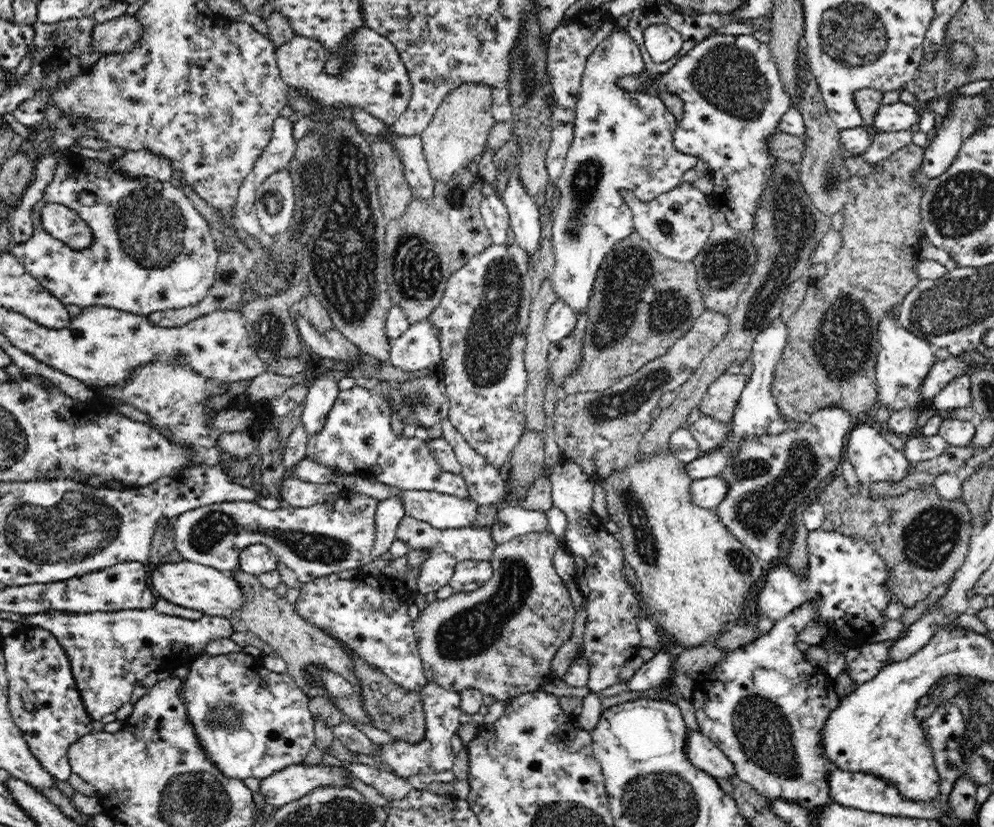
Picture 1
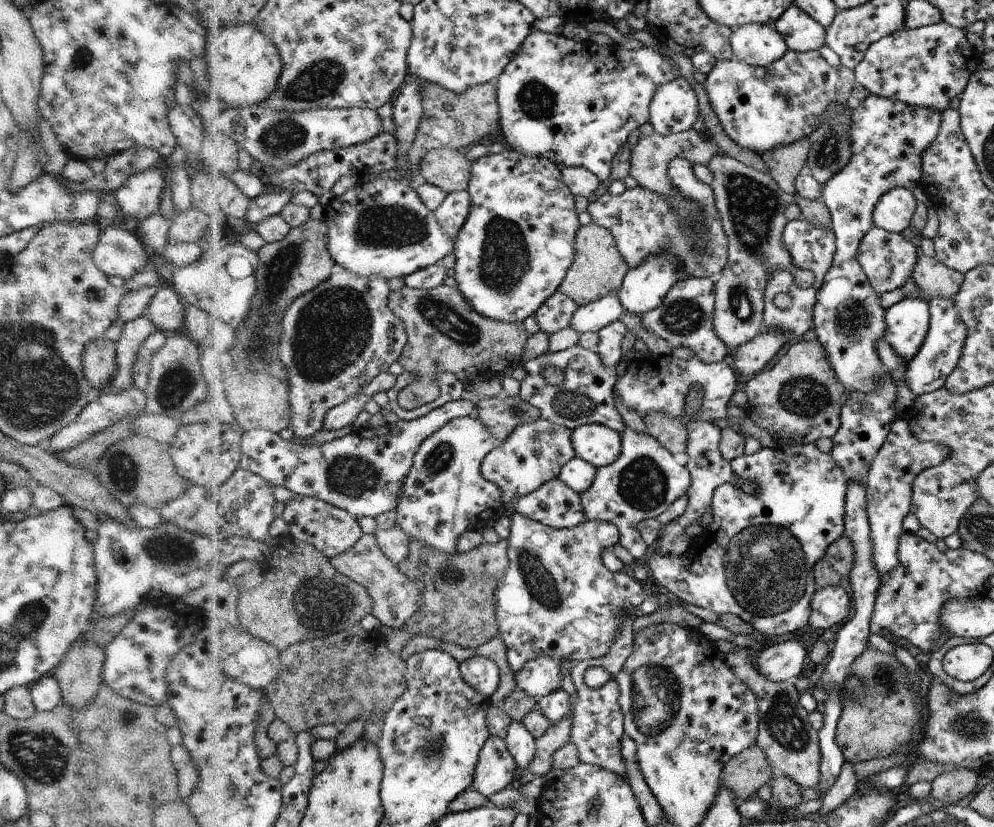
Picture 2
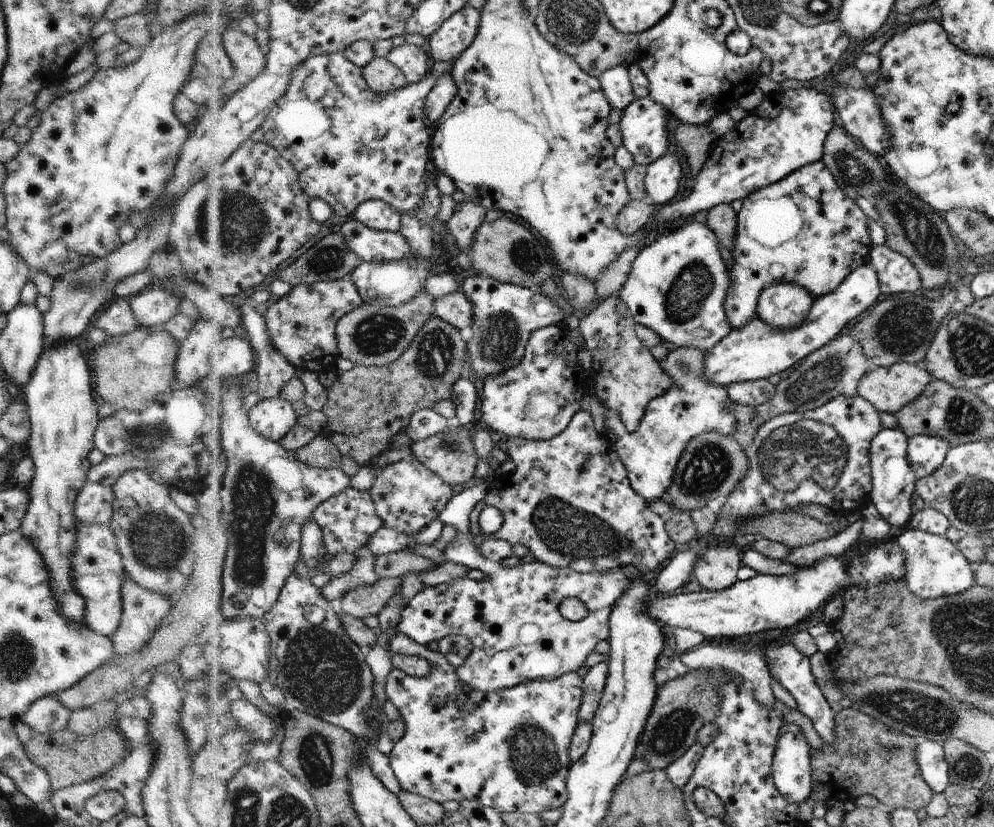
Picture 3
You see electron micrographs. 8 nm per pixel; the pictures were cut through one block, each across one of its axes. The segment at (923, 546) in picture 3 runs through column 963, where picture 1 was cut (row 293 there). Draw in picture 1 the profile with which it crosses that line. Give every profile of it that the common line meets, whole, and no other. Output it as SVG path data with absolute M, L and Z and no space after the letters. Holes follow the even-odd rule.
M617 26L616 32L610 34L608 38L605 38L593 51L592 54L586 59L585 71L581 78L581 85L579 86L579 95L577 100L577 107L575 110L576 120L574 128L574 138L570 148L566 155L566 162L564 164L562 172L558 176L556 182L556 188L560 191L560 198L558 198L558 204L554 206L553 221L552 221L552 247L554 247L555 264L550 269L550 282L551 290L555 294L555 299L566 303L568 307L576 314L586 314L588 311L588 304L593 293L593 286L598 274L598 270L601 268L602 262L604 262L606 254L624 238L628 238L630 234L635 232L634 224L632 221L633 215L630 208L626 205L624 196L625 190L630 190L632 194L641 202L651 202L654 198L665 194L677 188L682 184L681 177L683 174L696 167L698 157L690 154L679 153L672 144L673 132L680 127L680 124L676 122L676 118L670 112L670 109L662 102L660 95L652 90L651 85L644 83L638 91L630 91L627 88L623 88L619 85L619 81L622 77L642 76L645 79L646 68L644 67L644 60L638 44L634 42L634 39L629 35L627 30Z

